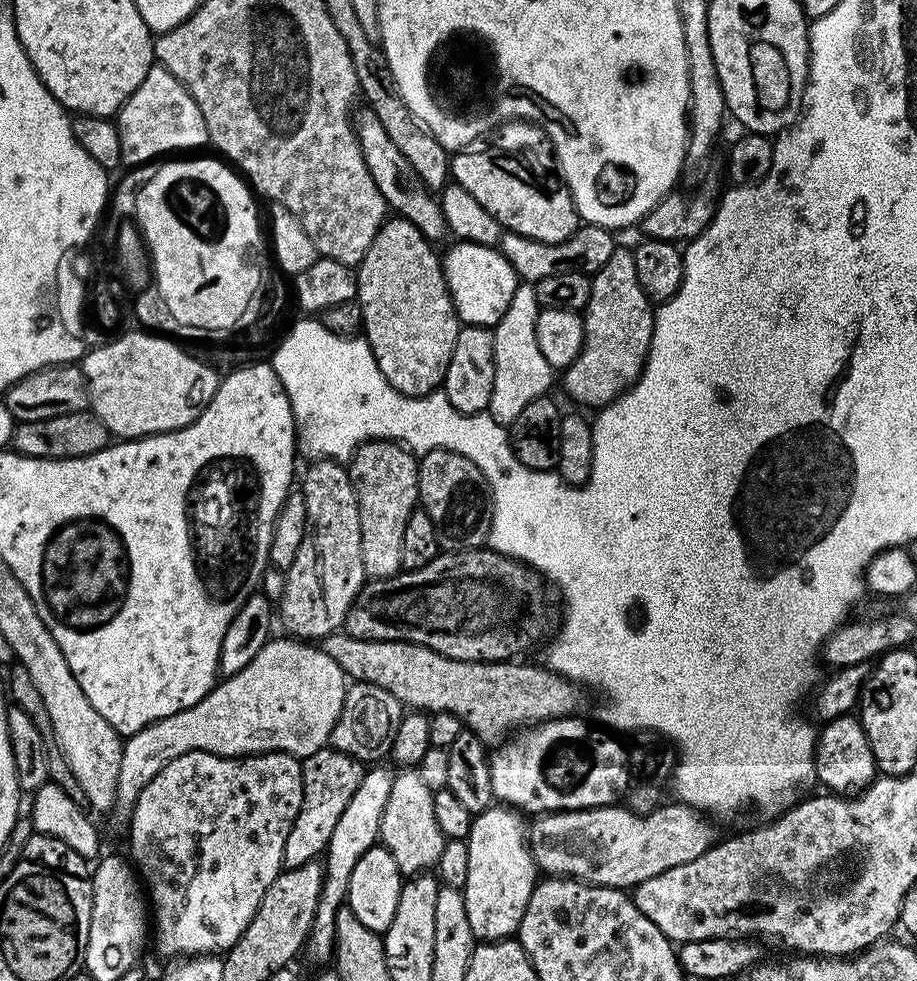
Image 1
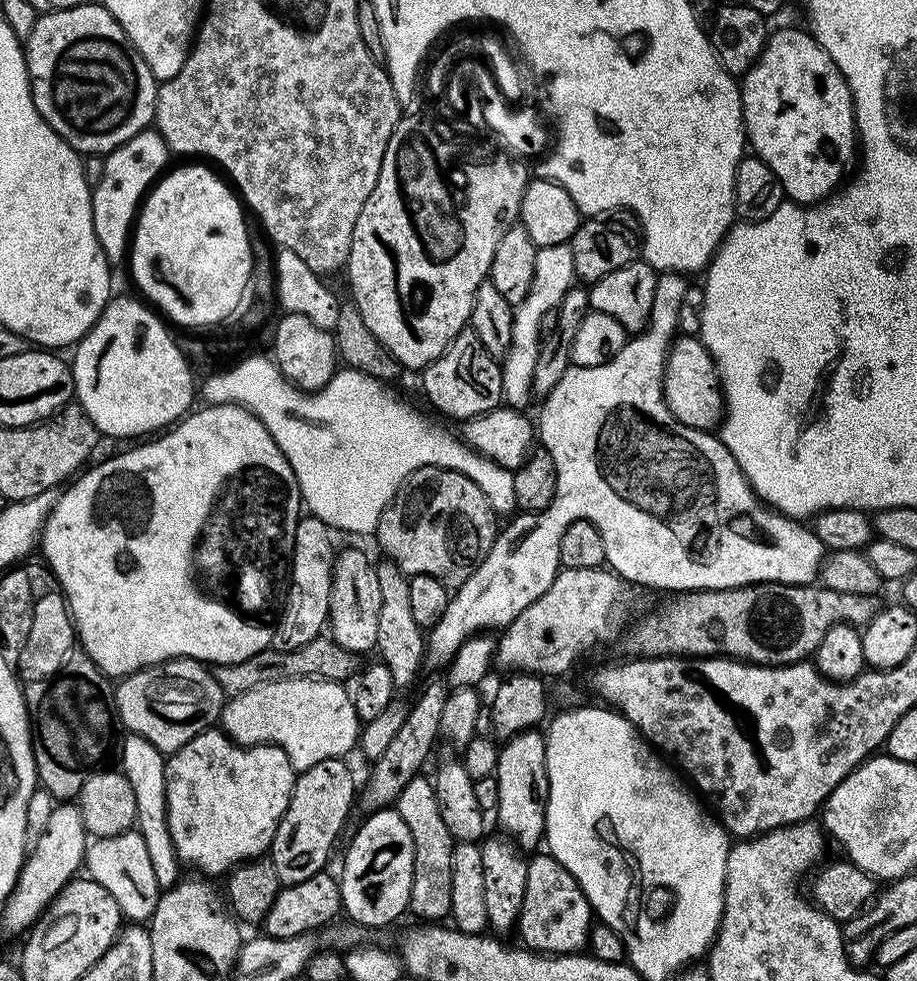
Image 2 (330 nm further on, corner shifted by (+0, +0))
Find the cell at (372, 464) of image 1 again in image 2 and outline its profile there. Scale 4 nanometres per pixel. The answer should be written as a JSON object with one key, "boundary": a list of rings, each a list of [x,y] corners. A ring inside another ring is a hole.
{"boundary":[[[391,562],[376,564],[378,586],[382,590],[382,610],[378,610],[378,638],[375,651],[380,652],[379,659],[394,677],[394,686],[398,690],[408,688],[420,676],[420,667],[426,664],[426,632],[414,622],[410,611],[409,577],[401,572],[398,565]]]}

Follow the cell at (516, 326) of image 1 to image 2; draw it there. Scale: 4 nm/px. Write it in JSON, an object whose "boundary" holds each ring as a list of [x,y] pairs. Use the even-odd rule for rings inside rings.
{"boundary":[[[571,243],[536,249],[534,278],[530,282],[530,290],[526,294],[526,298],[522,298],[522,302],[513,307],[510,346],[502,359],[500,370],[504,400],[517,410],[527,409],[528,399],[533,399],[534,396],[532,383],[534,382],[534,366],[538,363],[538,354],[542,343],[540,334],[542,314],[546,314],[546,310],[560,307],[562,298],[568,293],[569,288],[573,287],[576,279]]]}

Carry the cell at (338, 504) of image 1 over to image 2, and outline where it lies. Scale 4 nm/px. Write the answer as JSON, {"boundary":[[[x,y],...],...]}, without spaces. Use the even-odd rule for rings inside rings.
{"boundary":[[[340,548],[332,564],[332,589],[327,627],[332,639],[347,652],[372,652],[378,638],[378,610],[382,610],[382,590],[378,586],[376,564],[360,548]]]}

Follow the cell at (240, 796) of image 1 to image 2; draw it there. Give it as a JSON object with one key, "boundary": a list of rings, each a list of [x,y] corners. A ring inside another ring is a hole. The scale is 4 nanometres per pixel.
{"boundary":[[[216,726],[190,738],[186,746],[166,760],[168,829],[174,838],[177,860],[205,877],[217,878],[245,860],[263,857],[271,849],[274,830],[278,830],[278,822],[290,802],[297,775],[290,758],[286,758],[286,750],[273,744],[236,744]]]}

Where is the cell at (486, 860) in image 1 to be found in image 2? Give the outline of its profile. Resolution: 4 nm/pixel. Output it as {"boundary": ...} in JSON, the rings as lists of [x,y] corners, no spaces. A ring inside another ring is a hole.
{"boundary":[[[540,730],[519,732],[517,736],[511,736],[503,741],[496,767],[496,781],[498,782],[498,806],[496,807],[495,819],[500,819],[500,824],[505,833],[515,840],[521,849],[529,850],[536,843],[545,839],[546,833],[546,810],[548,809],[548,767],[546,766],[545,733]]]}

